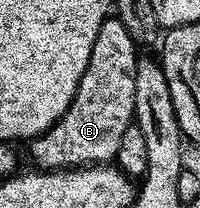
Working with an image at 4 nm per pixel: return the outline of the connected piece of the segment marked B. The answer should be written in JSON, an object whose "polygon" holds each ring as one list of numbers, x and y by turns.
{"polygon":[[110,16,99,28,79,88,63,116,52,128,28,143,34,167,45,172,76,168,86,164,109,164,119,152,123,132,134,125,135,68,139,47,123,24]]}

